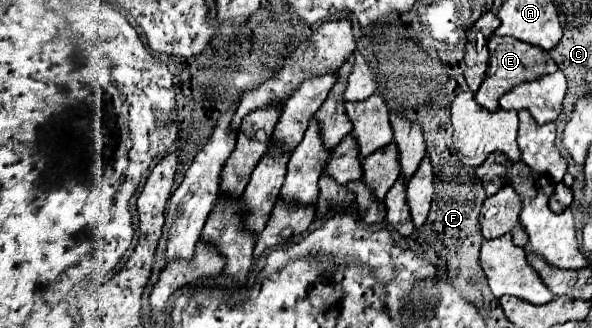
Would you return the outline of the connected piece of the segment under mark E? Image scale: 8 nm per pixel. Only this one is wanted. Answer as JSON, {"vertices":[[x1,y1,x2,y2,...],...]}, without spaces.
{"vertices":[[492,36,488,40,488,50,490,50,490,66,488,66,486,78,480,84,480,90,474,94,474,98,480,106,484,106,486,110,492,110,492,112,498,108,500,96,506,94,508,90,512,90,514,86,518,86,522,82,538,80,540,76,546,76,546,74,552,74,558,70,558,66,552,62,548,52,544,52,538,46,526,44,522,40,510,38,510,36]]}

